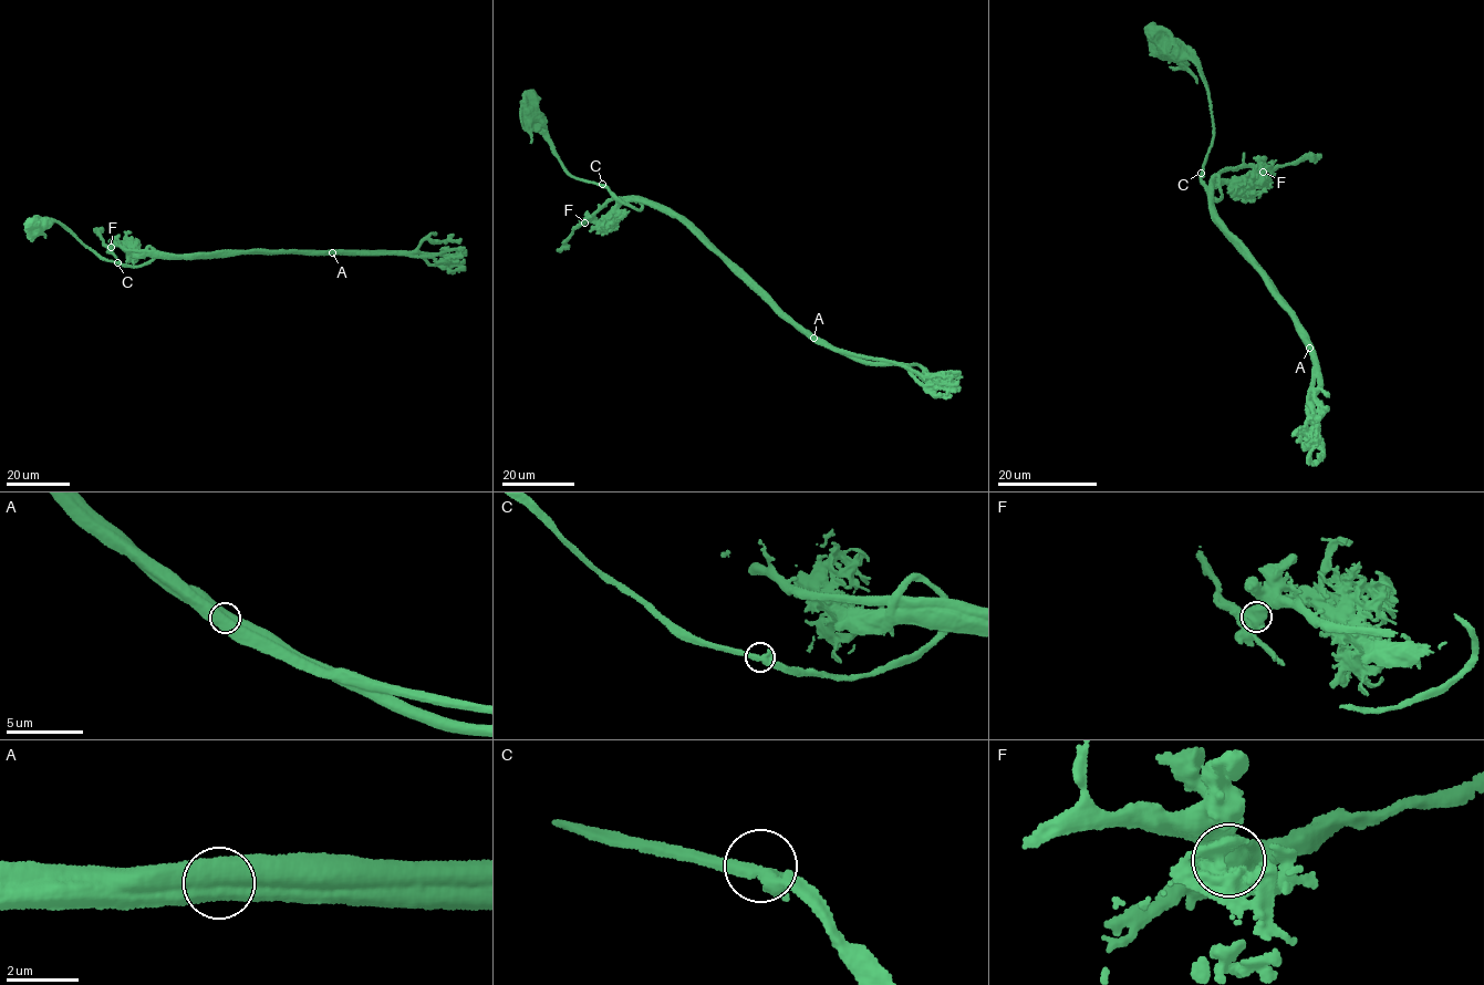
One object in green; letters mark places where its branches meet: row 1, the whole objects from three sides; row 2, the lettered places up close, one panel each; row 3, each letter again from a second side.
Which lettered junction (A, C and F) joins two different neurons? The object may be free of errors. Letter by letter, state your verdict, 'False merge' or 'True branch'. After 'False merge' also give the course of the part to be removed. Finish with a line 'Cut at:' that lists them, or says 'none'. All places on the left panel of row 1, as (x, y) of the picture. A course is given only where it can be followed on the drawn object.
A: False merge. Course of the part to remove: (332, 252), (258, 250), (193, 258), (127, 249), (118, 245), (107, 246), (94, 229)
C: True branch
F: True branch
Cut at: A

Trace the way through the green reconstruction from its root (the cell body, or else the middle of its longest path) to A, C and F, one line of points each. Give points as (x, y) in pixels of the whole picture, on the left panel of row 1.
A: (34, 229), (54, 220), (101, 256), (133, 267), (155, 256), (149, 247), (183, 256), (253, 249), (332, 252)
C: (34, 229), (49, 226), (54, 220), (101, 256), (117, 262)
F: (34, 229), (54, 220), (101, 256), (133, 267), (146, 265), (155, 256), (149, 247), (111, 247)

